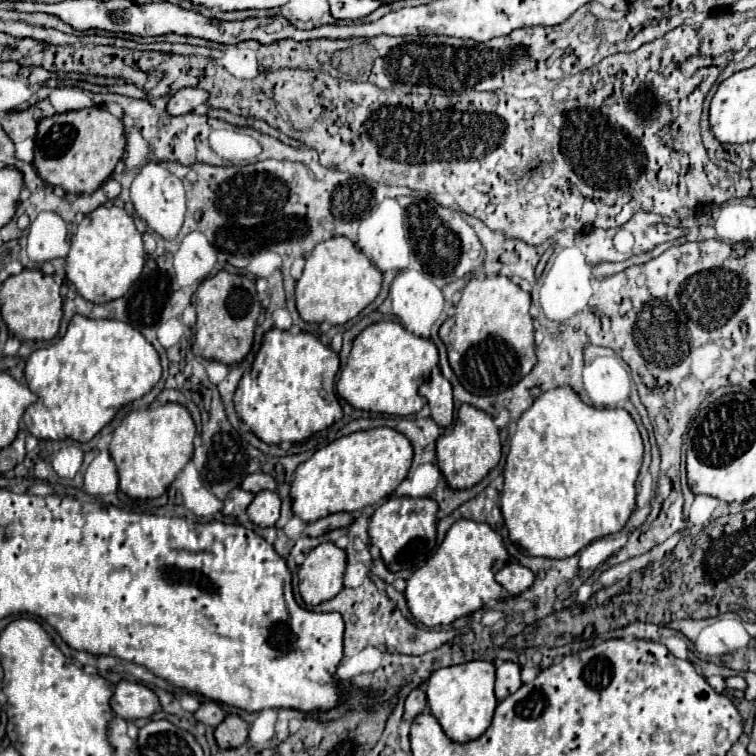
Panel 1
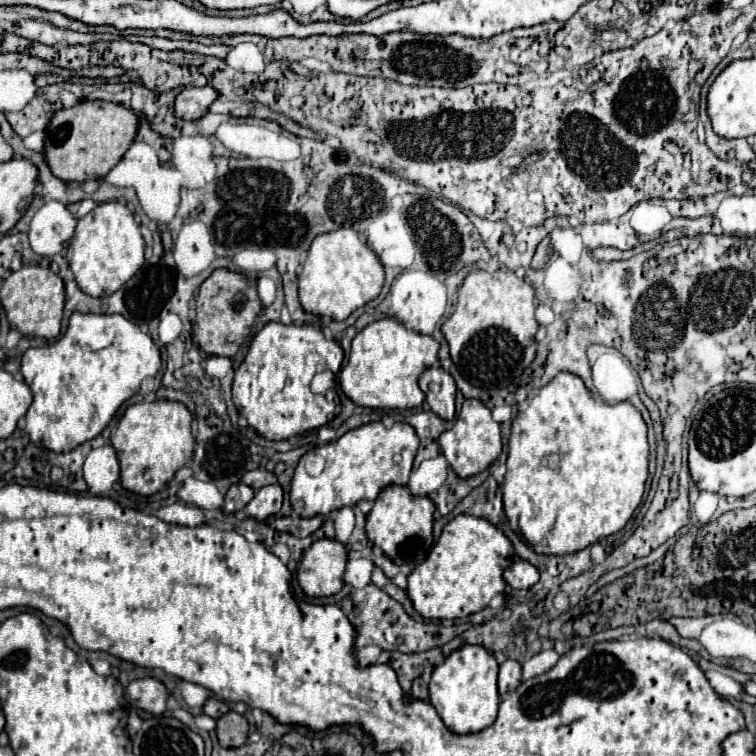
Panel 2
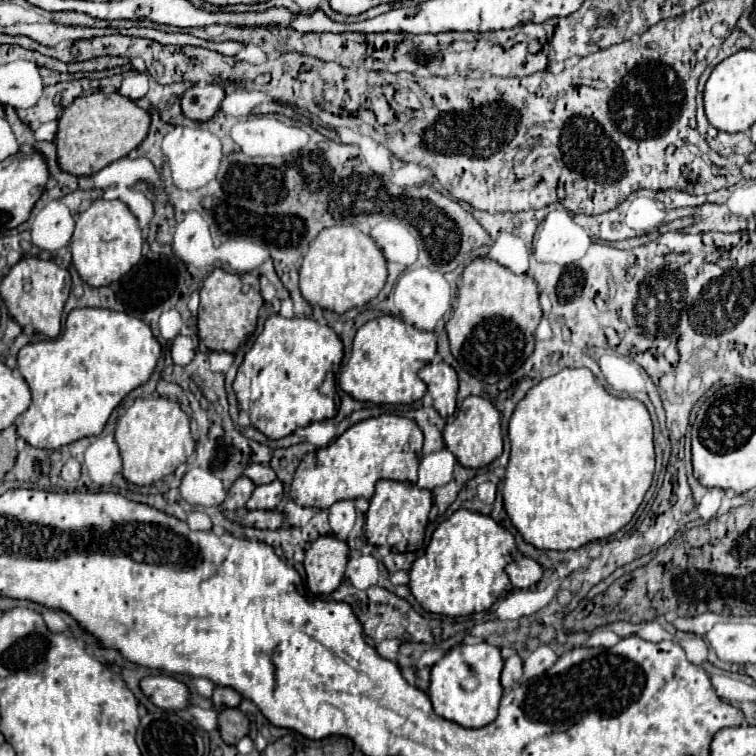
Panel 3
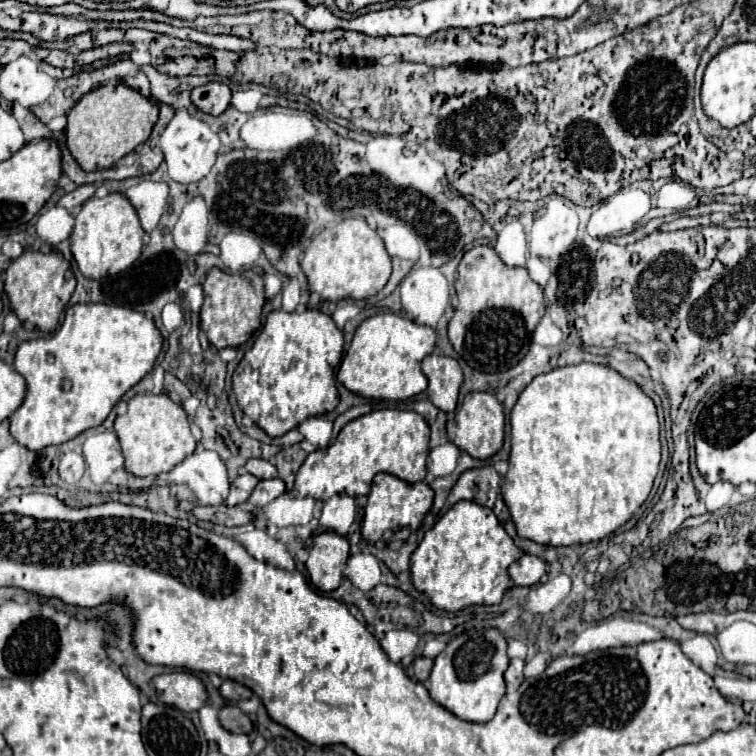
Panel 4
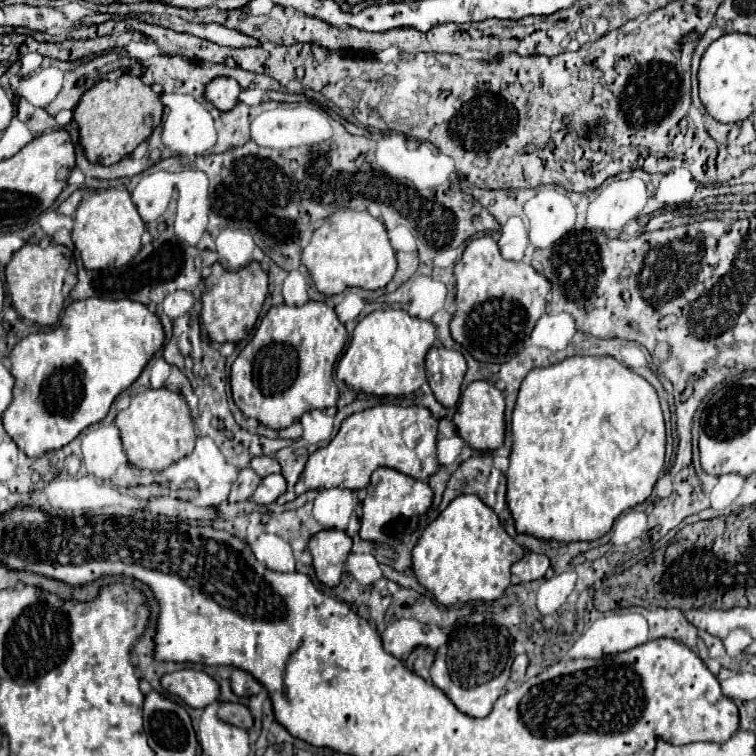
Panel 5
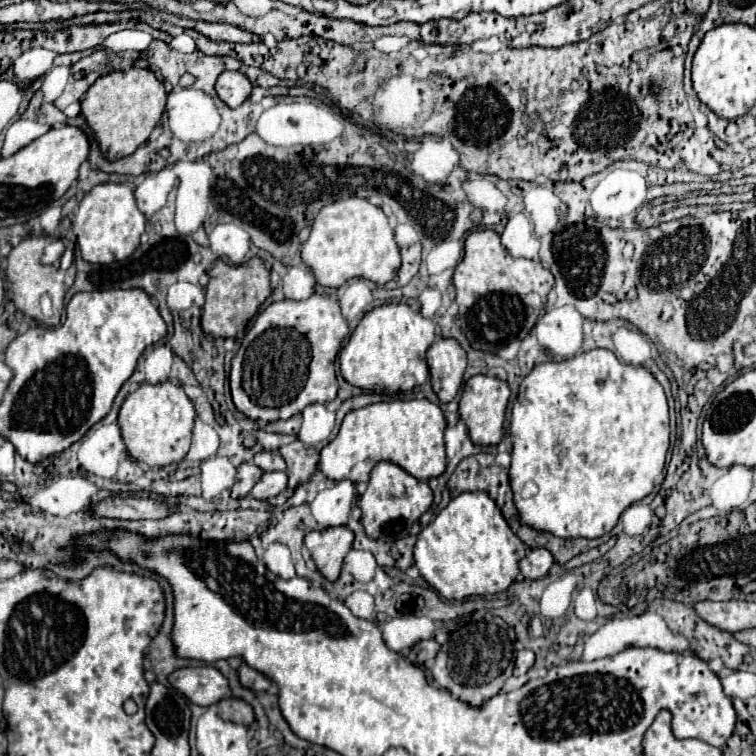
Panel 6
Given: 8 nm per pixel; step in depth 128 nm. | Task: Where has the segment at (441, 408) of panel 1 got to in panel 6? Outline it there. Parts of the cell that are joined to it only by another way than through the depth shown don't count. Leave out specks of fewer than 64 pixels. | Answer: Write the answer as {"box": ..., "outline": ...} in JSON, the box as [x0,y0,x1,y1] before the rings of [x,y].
{"box":[426,338,466,402],"outline":[[[452,338],[436,340],[428,352],[426,362],[430,368],[430,382],[440,402],[454,400],[466,370],[466,352]]]}

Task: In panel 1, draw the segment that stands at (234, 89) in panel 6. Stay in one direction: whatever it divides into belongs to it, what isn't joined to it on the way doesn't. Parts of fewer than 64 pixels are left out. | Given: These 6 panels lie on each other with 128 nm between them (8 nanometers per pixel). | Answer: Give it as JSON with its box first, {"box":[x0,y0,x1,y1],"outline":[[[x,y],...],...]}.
{"box":[166,88,208,116],"outline":[[[180,88],[176,94],[170,96],[166,112],[170,116],[180,116],[180,114],[188,114],[192,112],[196,106],[204,104],[208,100],[208,92],[200,90],[200,88]]]}

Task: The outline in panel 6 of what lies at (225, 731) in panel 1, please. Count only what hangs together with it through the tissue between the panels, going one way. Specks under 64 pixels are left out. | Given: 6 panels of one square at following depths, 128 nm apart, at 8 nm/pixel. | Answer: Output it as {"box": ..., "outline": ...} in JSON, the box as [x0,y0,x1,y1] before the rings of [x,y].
{"box":[216,698,254,726],"outline":[[[224,698],[216,706],[218,706],[222,720],[234,722],[234,724],[244,724],[244,726],[250,726],[254,722],[252,706],[240,698]]]}

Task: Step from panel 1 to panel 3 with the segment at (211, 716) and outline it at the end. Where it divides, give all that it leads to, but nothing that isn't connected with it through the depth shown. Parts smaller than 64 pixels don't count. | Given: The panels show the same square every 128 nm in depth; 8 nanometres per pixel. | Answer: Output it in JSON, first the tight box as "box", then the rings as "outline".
{"box":[212,686,242,712],"outline":[[[216,686],[214,694],[212,694],[212,704],[216,712],[222,712],[224,708],[236,708],[240,704],[242,696],[232,690],[232,688],[224,688],[224,686]]]}

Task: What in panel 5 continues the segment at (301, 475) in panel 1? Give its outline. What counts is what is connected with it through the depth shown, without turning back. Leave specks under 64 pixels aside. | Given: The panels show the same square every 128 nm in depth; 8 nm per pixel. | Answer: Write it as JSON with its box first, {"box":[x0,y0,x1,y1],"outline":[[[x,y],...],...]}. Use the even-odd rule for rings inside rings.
{"box":[296,404,438,494],"outline":[[[380,404],[364,412],[352,414],[342,422],[338,434],[332,438],[328,446],[318,448],[316,452],[310,454],[308,464],[304,466],[304,476],[296,484],[296,494],[326,488],[348,488],[348,490],[368,488],[372,472],[382,466],[394,468],[410,478],[426,482],[438,470],[436,432],[438,432],[436,418],[428,408],[422,406],[402,408]],[[412,424],[418,424],[420,440],[414,448],[408,448],[402,438],[402,432]]]}

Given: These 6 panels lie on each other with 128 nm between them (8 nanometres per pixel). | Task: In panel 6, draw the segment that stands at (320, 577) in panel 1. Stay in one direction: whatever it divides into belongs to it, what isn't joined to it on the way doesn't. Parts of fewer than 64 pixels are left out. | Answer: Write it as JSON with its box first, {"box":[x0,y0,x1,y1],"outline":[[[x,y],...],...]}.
{"box":[304,526,354,582],"outline":[[[338,526],[306,534],[304,546],[310,550],[320,574],[326,580],[334,582],[340,574],[344,556],[352,548],[352,542],[354,542],[352,530],[346,526]]]}

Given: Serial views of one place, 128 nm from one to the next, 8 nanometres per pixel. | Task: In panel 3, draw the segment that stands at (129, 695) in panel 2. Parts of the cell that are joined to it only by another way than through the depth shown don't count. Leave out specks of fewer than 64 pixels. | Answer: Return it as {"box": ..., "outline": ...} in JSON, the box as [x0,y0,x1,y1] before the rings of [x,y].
{"box":[140,676,188,710],"outline":[[[146,676],[140,680],[140,690],[162,710],[182,710],[188,706],[186,684],[174,680],[172,676]]]}

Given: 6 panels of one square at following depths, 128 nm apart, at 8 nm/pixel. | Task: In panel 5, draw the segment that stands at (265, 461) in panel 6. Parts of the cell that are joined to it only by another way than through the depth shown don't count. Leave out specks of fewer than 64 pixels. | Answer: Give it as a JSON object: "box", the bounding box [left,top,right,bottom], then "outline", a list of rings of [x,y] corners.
{"box":[250,456,280,478],"outline":[[[256,456],[256,458],[252,458],[250,468],[262,478],[268,476],[268,474],[278,474],[280,472],[280,464],[272,456]]]}

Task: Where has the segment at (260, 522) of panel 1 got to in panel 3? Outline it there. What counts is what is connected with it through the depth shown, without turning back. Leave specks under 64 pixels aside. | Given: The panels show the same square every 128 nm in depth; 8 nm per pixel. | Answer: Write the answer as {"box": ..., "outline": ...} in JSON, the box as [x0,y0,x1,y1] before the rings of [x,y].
{"box":[246,480,282,510],"outline":[[[274,480],[270,484],[256,486],[246,504],[246,510],[276,510],[280,500],[282,500],[282,484],[280,480]]]}

